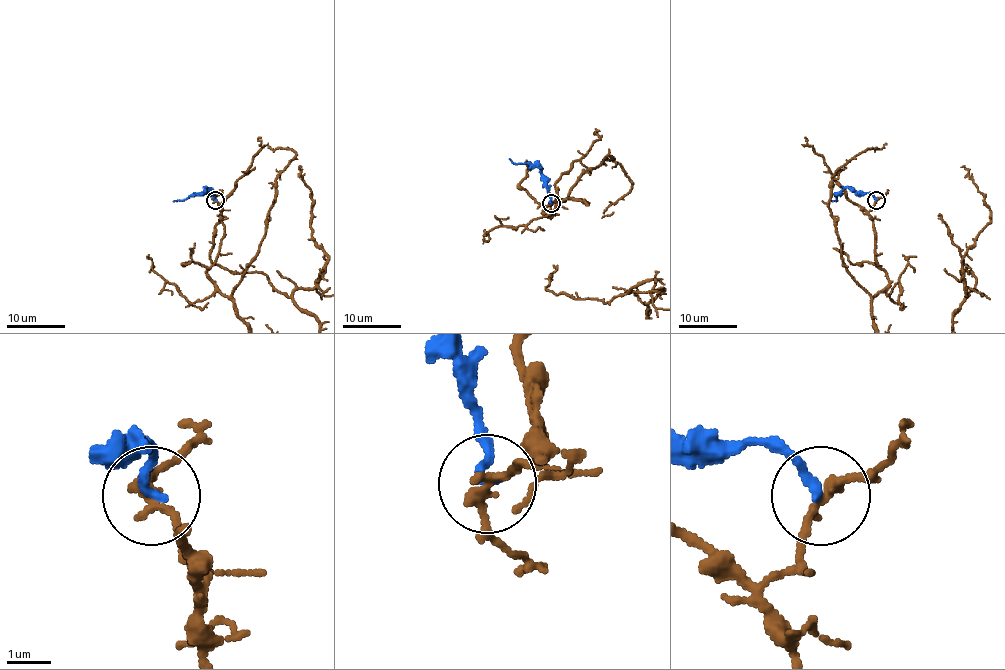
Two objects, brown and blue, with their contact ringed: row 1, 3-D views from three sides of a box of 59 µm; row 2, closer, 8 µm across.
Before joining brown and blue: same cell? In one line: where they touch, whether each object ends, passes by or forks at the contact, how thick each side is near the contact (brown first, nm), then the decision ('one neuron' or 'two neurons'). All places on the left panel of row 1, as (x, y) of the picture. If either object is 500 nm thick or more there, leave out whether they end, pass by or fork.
(215, 200) | brown passes by | blue ends | 240/200 nm | two neurons

